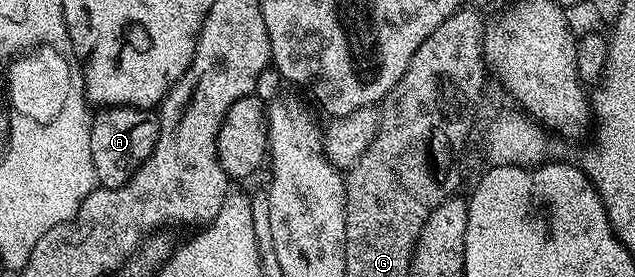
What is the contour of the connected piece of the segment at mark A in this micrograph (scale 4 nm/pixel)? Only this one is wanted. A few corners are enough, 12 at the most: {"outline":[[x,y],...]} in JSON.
{"outline":[[131,105],[90,122],[98,185],[115,189],[152,155],[158,118]]}

